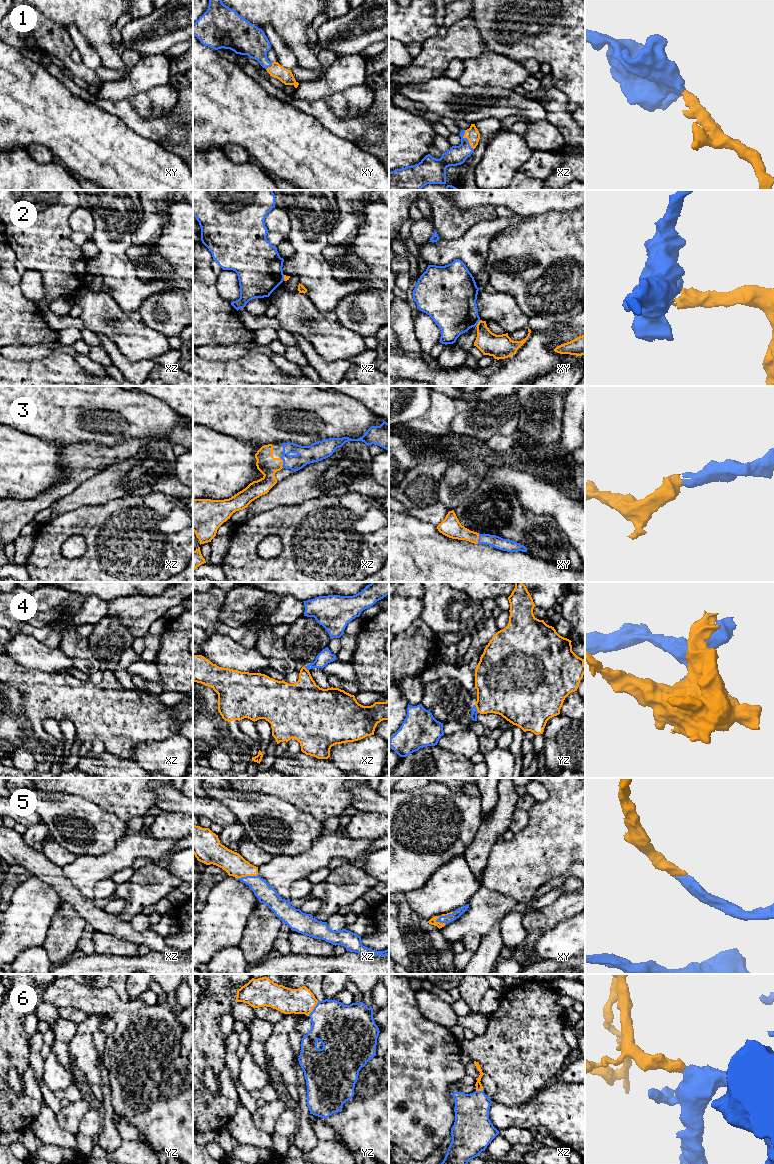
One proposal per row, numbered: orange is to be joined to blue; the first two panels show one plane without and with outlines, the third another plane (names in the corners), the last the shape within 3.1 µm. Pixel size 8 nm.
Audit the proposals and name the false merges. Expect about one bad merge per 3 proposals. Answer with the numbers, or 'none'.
2, 4

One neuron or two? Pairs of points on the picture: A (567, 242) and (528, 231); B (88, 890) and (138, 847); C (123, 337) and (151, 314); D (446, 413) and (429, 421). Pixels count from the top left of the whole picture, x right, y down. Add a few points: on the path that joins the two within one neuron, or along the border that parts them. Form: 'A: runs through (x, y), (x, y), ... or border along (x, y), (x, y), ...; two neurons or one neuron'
A: runs through (557, 242), (538, 241); one neuron
B: runs through (95, 876), (108, 863), (119, 858), (124, 853); one neuron
C: border along (137, 312), (141, 320), (148, 327), (163, 334); two neurons
D: runs through (442, 414), (433, 421); one neuron

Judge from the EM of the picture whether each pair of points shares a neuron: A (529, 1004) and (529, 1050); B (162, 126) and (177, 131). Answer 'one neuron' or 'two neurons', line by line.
A: one neuron
B: two neurons

